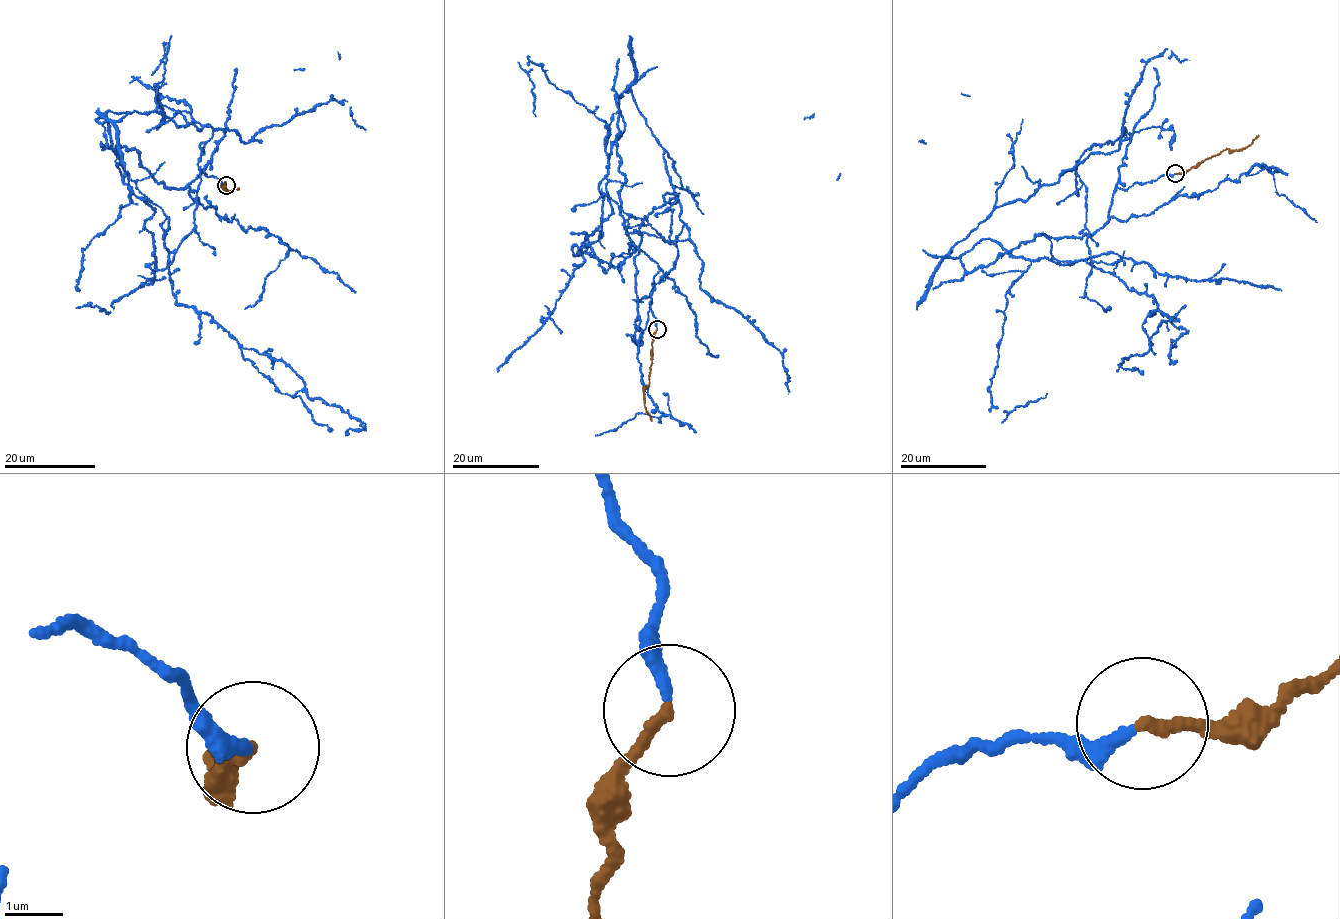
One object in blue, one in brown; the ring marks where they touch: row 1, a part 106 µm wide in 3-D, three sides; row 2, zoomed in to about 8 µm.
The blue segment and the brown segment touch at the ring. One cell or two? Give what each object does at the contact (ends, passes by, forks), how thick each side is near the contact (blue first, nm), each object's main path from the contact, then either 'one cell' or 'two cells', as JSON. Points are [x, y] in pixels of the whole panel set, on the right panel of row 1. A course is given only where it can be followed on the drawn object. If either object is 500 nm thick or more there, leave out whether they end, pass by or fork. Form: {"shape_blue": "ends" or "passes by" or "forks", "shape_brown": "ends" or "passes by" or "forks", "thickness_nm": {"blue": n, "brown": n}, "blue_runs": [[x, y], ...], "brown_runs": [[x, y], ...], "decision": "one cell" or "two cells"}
{"shape_blue": "ends", "shape_brown": "ends", "thickness_nm": {"blue": 200, "brown": 190}, "blue_runs": [[1175, 173], [1118, 188], [1092, 234], [1035, 235], [1011, 254], [1083, 259], [1173, 316], [1118, 364], [1143, 375]], "brown_runs": [[1175, 173], [1226, 149], [1245, 149], [1258, 134]], "decision": "one cell"}

